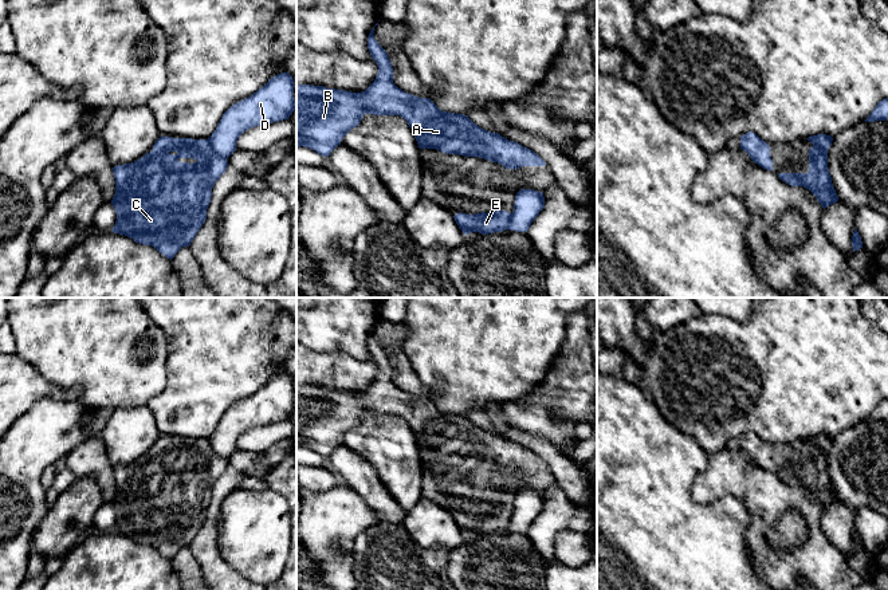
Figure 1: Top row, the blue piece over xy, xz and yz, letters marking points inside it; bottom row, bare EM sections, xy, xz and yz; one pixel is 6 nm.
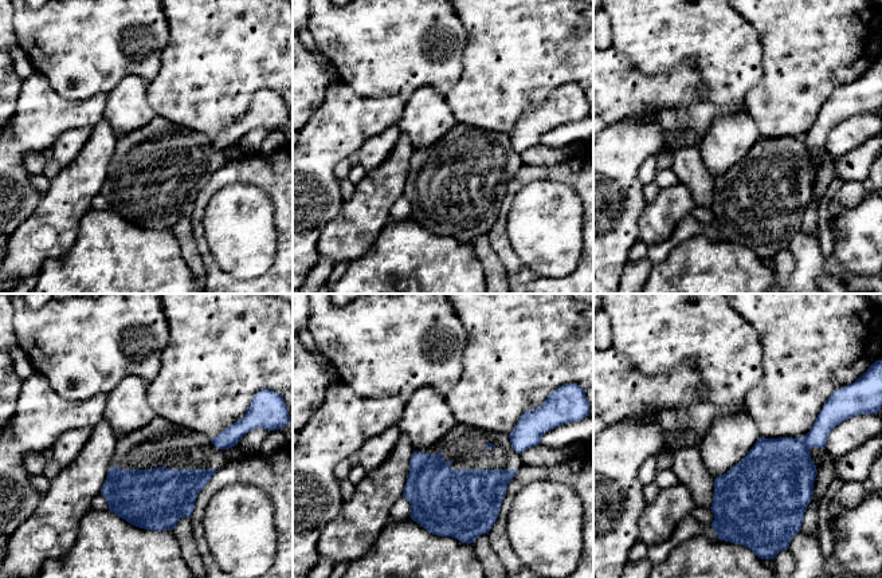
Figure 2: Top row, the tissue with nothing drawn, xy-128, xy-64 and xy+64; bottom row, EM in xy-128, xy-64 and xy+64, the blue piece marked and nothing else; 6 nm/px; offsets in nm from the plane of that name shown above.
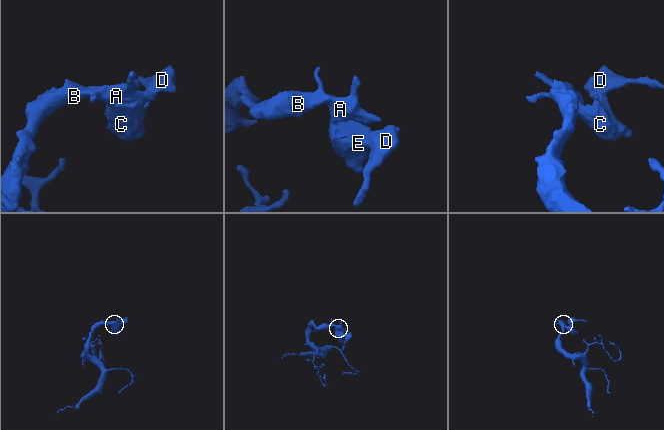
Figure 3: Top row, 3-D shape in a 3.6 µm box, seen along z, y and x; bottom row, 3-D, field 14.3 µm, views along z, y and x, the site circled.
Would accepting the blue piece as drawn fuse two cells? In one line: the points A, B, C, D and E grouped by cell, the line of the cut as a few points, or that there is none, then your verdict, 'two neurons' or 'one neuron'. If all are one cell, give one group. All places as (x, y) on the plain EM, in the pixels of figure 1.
A B C E / D | xy (207, 440), (226, 459) | two neurons

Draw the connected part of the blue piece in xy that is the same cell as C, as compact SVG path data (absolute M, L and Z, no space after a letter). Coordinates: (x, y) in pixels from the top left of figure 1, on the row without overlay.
M161 436L142 459L113 468L115 493L111 504L117 522L111 532L152 546L172 560L182 547L190 546L205 523L212 488L227 467L227 459L219 456L208 440Z

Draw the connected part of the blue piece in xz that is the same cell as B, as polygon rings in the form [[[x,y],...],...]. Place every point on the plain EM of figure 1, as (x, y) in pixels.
[[[374,327],[368,337],[368,349],[378,374],[365,392],[296,385],[296,448],[310,448],[329,457],[365,414],[400,416],[408,422],[420,449],[479,457],[506,469],[546,465],[533,451],[482,429],[467,416],[441,412],[429,398],[398,389],[393,384],[389,357],[373,334]]]

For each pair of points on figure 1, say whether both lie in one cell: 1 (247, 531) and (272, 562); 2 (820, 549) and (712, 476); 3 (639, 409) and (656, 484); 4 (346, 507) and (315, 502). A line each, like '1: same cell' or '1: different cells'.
1: same cell
2: same cell
3: same cell
4: same cell

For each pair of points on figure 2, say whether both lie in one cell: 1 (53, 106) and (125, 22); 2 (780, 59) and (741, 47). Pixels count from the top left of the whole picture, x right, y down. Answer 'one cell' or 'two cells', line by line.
1: two cells
2: two cells

